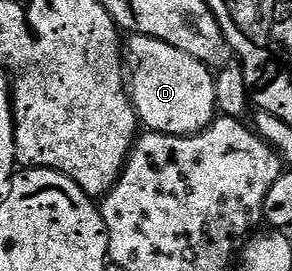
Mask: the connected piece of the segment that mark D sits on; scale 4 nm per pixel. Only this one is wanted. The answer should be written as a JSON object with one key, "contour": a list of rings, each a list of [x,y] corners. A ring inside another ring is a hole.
{"contour":[[[134,34],[131,35],[129,39],[130,40],[128,40],[128,43],[125,45],[124,52],[128,57],[129,63],[130,60],[134,63],[134,76],[132,72],[132,79],[128,84],[128,91],[134,101],[134,111],[138,113],[138,119],[141,127],[151,132],[163,132],[169,136],[194,136],[197,132],[202,132],[205,128],[207,128],[207,126],[216,119],[216,113],[219,111],[216,98],[216,76],[213,71],[210,73],[211,65],[200,58],[192,58],[192,54],[184,54],[184,50],[176,50],[176,46],[168,46],[168,42],[160,42],[156,38],[148,38],[147,36]]]}

